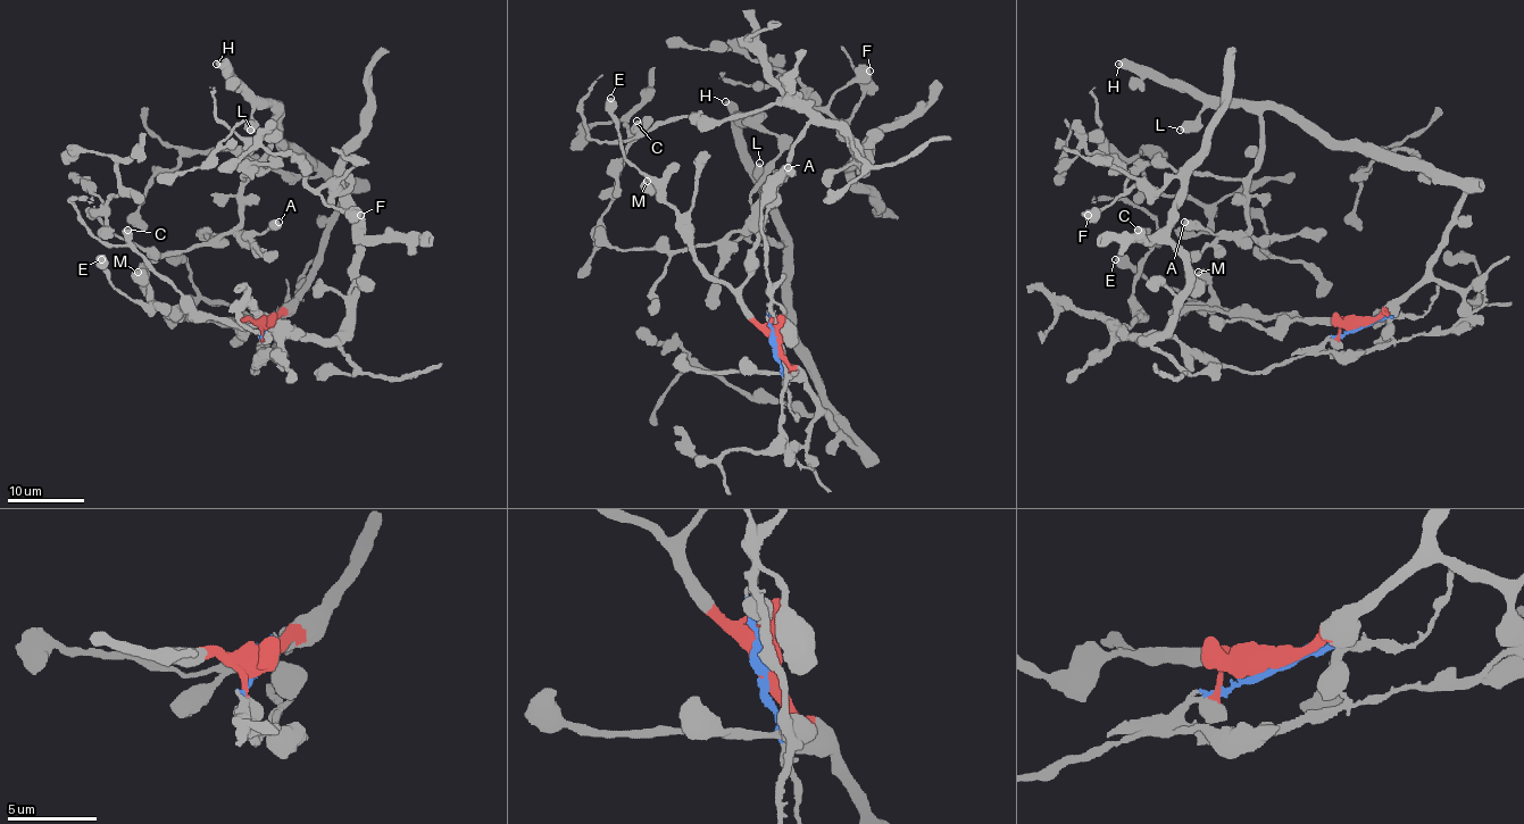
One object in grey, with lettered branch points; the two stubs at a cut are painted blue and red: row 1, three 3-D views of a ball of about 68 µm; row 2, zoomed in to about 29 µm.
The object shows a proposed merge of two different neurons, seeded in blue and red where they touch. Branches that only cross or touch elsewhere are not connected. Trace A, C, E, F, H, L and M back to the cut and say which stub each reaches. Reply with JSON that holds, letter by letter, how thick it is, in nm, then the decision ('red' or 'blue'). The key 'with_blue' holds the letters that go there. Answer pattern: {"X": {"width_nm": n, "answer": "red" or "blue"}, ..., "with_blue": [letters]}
{"A": {"width_nm": 650, "answer": "red"}, "C": {"width_nm": 600, "answer": "blue"}, "E": {"width_nm": 650, "answer": "red"}, "F": {"width_nm": 750, "answer": "blue"}, "H": {"width_nm": 480, "answer": "red"}, "L": {"width_nm": 650, "answer": "red"}, "M": {"width_nm": 800, "answer": "red"}, "with_blue": ["C", "F"]}

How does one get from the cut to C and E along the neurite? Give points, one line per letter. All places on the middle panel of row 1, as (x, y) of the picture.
C: (775, 344), (762, 205), (809, 116), (767, 105), (715, 121), (671, 116), (644, 132), (636, 121)
E: (775, 344), (751, 313), (707, 274), (679, 230), (676, 213), (625, 157), (609, 98)

